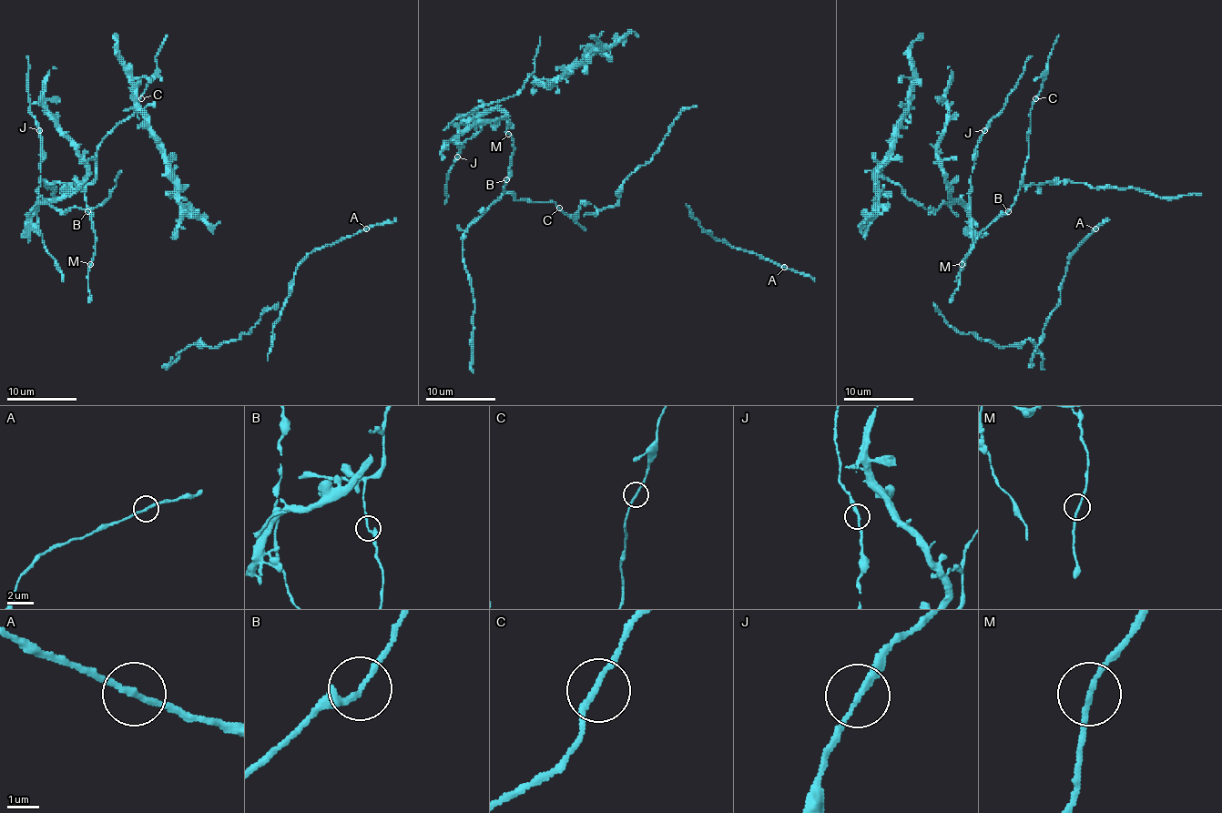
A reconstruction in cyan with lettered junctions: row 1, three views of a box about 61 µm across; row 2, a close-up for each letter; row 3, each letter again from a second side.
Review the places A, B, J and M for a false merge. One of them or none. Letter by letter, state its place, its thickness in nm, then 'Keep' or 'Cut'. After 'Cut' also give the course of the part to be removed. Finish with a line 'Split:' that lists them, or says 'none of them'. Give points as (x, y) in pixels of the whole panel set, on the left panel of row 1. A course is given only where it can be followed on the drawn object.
A: Place: (366, 228). Thickness 180 nm. Keep
B: Place: (87, 211). Thickness 160 nm. Keep
J: Place: (39, 130). Thickness 200 nm. Keep
M: Place: (90, 264). Thickness 160 nm. Keep
Split: none of them

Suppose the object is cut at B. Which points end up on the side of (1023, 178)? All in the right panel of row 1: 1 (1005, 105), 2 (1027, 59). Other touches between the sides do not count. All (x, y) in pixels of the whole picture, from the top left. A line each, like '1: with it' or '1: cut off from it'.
1: cut off from it
2: cut off from it

